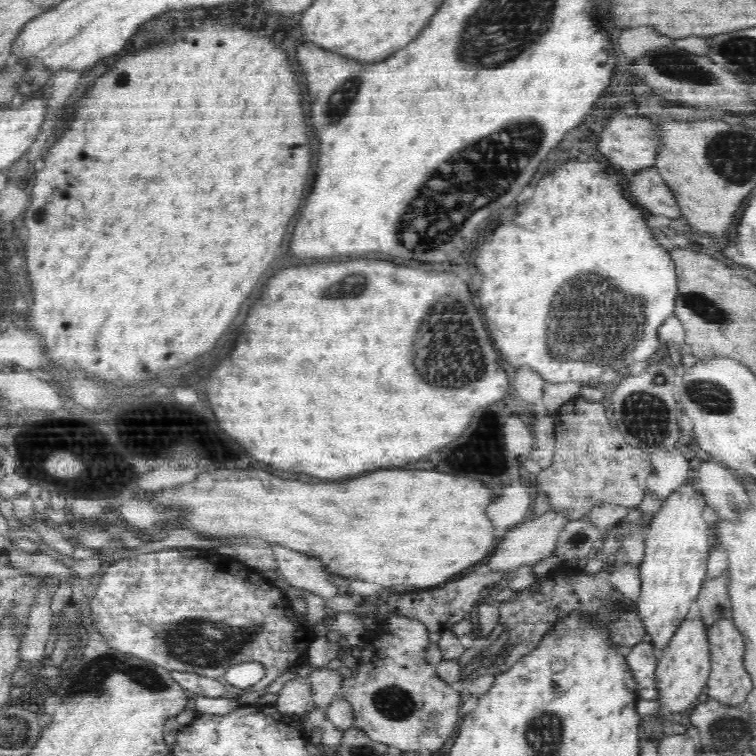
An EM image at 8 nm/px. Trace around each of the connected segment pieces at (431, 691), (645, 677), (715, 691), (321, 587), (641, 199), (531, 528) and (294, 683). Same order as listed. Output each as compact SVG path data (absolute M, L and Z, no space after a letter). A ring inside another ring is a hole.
M388 612L388 618L384 622L376 622L362 636L357 650L359 670L353 671L354 677L342 680L338 693L338 699L350 702L356 728L362 729L372 740L401 751L428 750L434 753L446 744L458 724L460 694L444 684L436 674L435 665L425 659L426 648L430 643L428 635L429 630L420 621Z
M642 641L632 647L628 654L628 664L634 668L634 676L638 676L638 688L642 688L642 699L659 700L655 670L657 669L654 646Z
M730 618L718 619L707 630L710 643L711 671L707 680L706 693L709 699L718 700L721 704L738 708L746 705L752 688L749 672L744 666L744 634L736 628Z
M270 544L269 547L274 553L274 559L277 563L276 570L280 570L285 582L290 584L290 586L309 591L312 594L317 594L325 599L336 597L338 588L336 588L336 585L328 579L329 572L320 559L306 556L303 553L294 550L288 550L288 548L279 546L279 544Z
M646 168L631 174L628 189L634 200L651 214L662 215L671 220L681 216L680 205L674 193L656 168Z
M550 509L542 516L508 529L508 534L502 538L502 542L498 544L498 548L492 552L490 560L482 568L492 572L507 572L518 569L520 566L536 564L555 552L560 531L568 521L570 521L569 518L566 518L561 512Z
M291 679L283 685L282 689L276 693L278 697L275 708L286 715L300 715L304 714L307 710L309 702L312 700L313 695L309 683L305 680Z

